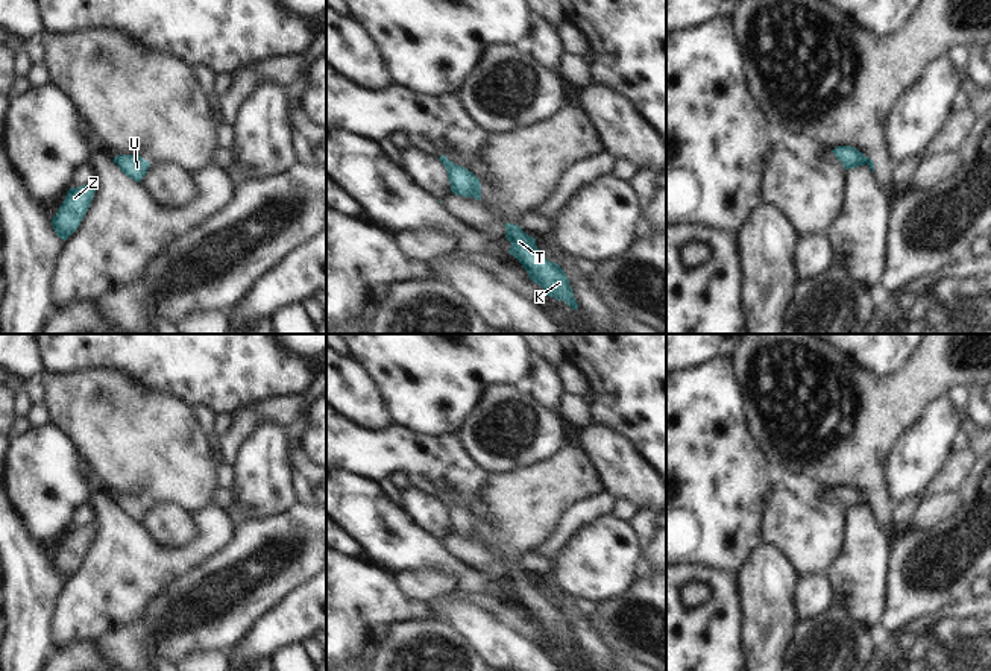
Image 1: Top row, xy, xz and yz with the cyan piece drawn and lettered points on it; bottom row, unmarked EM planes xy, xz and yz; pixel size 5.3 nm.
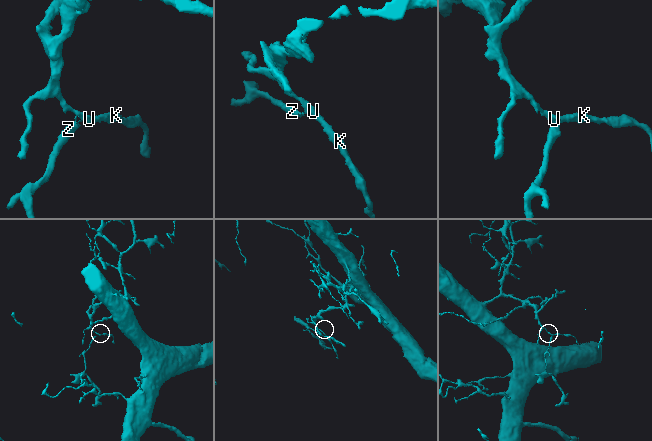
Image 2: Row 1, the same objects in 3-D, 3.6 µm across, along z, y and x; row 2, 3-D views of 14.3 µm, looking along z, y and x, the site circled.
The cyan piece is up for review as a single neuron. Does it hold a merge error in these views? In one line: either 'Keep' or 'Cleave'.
Cleave

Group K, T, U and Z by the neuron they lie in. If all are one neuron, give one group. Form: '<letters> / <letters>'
K T U / Z

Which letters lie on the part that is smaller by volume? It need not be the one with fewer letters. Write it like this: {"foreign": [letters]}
{"foreign": ["Z"]}

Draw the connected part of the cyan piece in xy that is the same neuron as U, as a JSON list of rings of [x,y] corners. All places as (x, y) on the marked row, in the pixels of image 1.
[[[117,155],[112,161],[126,176],[137,182],[141,182],[150,165],[150,162],[140,155]]]

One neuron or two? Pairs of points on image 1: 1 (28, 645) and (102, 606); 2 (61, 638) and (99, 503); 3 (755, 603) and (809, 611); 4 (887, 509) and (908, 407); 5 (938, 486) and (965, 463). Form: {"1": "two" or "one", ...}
{"1": "two", "2": "one", "3": "two", "4": "one", "5": "one"}

